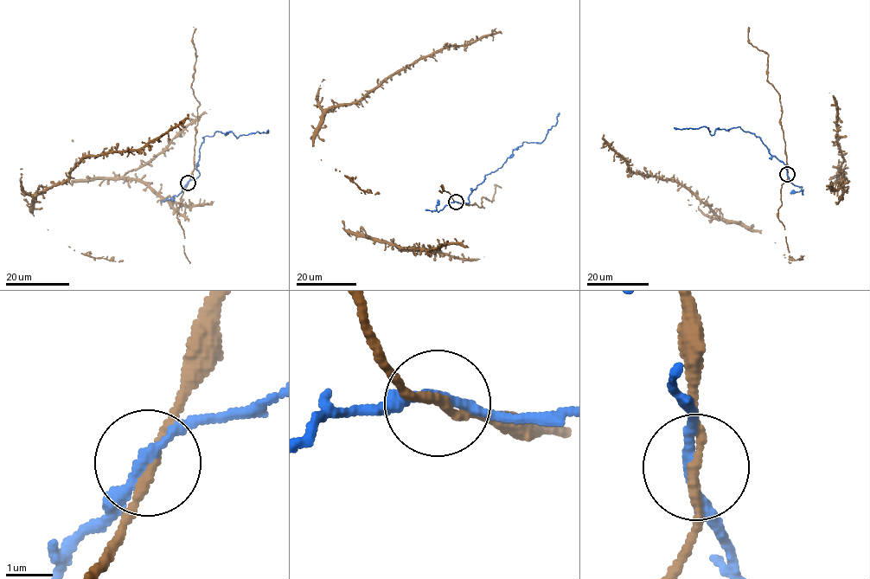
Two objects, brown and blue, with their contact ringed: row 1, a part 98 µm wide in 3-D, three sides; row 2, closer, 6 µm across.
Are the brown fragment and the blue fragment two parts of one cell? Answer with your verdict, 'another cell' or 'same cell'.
another cell

